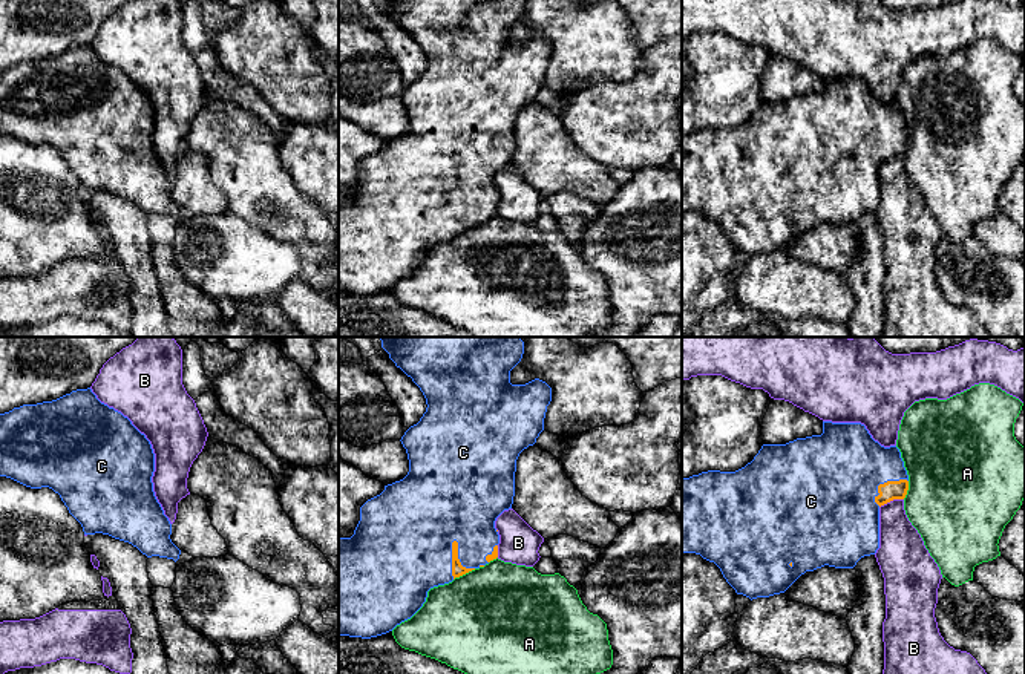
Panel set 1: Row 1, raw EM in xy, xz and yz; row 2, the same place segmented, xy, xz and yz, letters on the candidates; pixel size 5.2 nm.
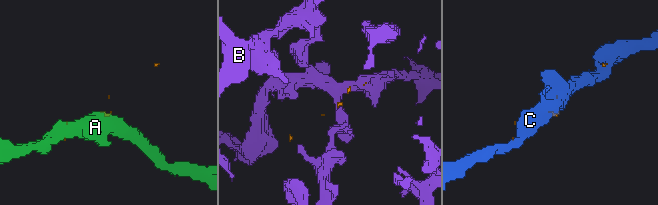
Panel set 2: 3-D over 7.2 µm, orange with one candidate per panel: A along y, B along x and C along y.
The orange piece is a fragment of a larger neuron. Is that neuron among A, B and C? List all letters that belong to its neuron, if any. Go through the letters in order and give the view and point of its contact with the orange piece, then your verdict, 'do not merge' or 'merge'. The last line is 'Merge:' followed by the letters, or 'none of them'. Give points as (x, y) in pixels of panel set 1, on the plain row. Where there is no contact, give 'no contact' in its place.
A: meets orange in xz at (465, 230); do not merge
B: meets orange in yz at (890, 157); do not merge
C: meets orange in xz at (457, 215); merge
Merge: C

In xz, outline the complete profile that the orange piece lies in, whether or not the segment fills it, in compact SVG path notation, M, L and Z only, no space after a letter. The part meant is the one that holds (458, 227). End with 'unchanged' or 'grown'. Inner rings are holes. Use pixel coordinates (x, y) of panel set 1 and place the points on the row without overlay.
M382 0L389 15L420 44L426 55L426 69L420 78L411 83L401 93L409 116L408 132L368 156L360 164L360 178L351 195L339 196L339 291L371 296L392 288L401 279L411 276L426 259L427 248L434 244L452 239L475 225L484 224L498 214L499 191L495 185L496 175L512 165L515 153L515 129L519 110L533 103L544 87L547 63L552 58L552 44L535 35L526 41L512 41L510 28L521 18L524 0Z; grown

